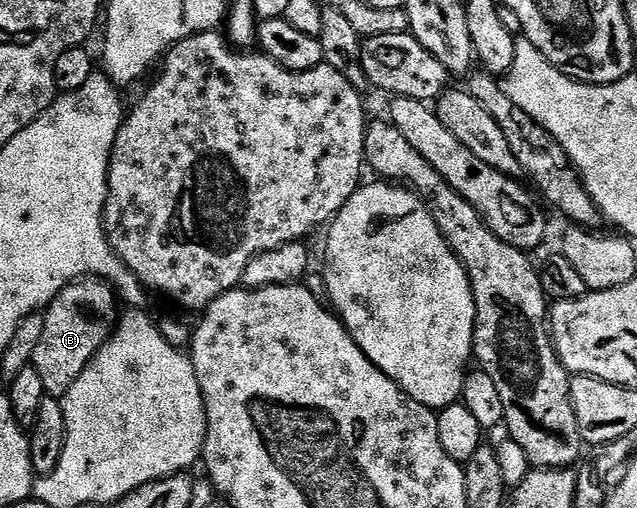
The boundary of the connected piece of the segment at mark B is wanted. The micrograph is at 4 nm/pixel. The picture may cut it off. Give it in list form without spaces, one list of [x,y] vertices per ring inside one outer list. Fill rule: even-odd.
[[[84,278],[79,281],[77,289],[71,284],[63,289],[62,299],[51,302],[54,308],[46,308],[44,312],[44,330],[36,344],[32,366],[40,376],[43,390],[47,397],[61,398],[76,382],[76,378],[90,365],[91,358],[106,342],[102,338],[105,326],[101,317],[87,318],[84,310],[95,308],[110,309],[110,298],[114,290],[101,279]]]

